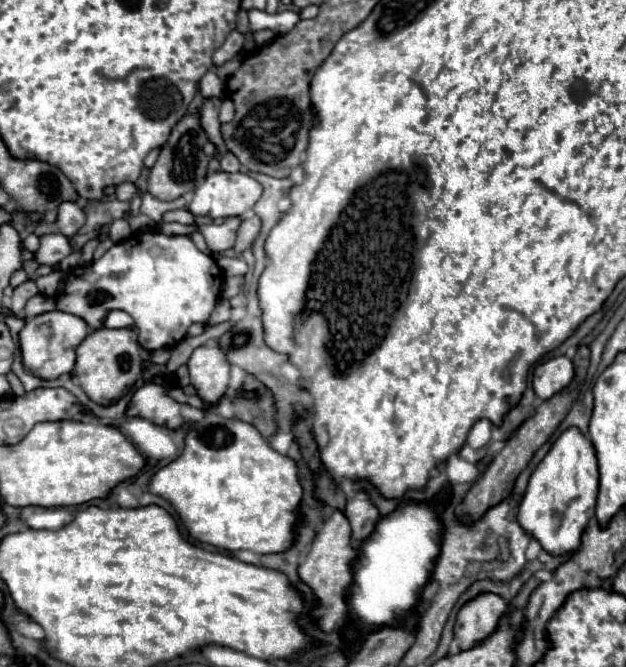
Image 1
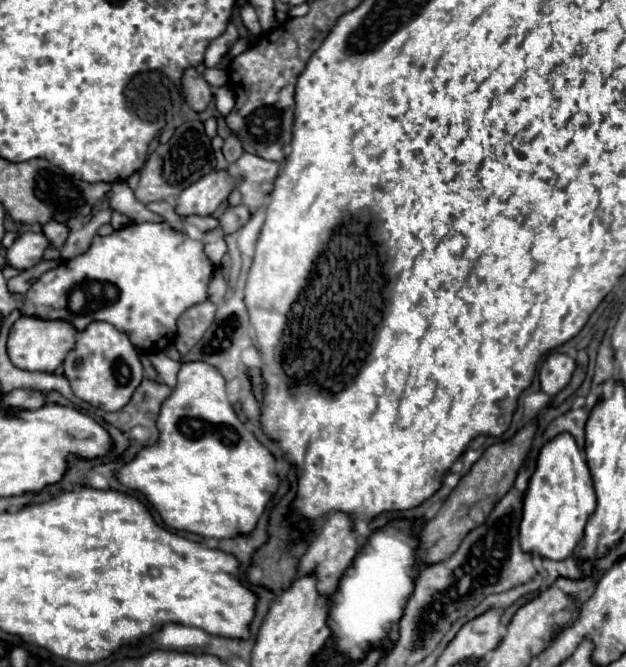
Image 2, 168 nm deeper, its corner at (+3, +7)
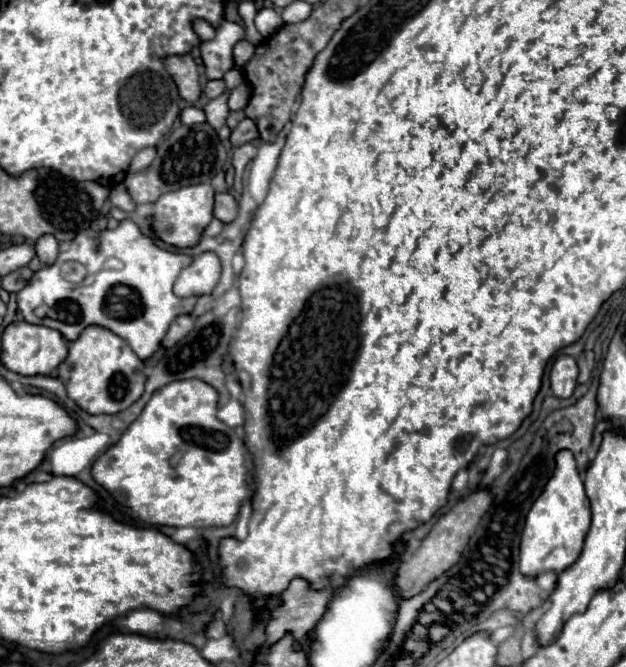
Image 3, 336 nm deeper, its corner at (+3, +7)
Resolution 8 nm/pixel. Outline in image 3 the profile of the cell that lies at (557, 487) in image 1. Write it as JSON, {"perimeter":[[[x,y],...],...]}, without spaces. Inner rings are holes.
{"perimeter":[[[564,451],[556,457],[556,473],[550,477],[544,493],[534,501],[522,541],[520,541],[520,573],[524,577],[538,577],[542,573],[560,575],[580,557],[584,537],[590,529],[590,501],[584,493],[584,483],[576,469],[572,453]]]}

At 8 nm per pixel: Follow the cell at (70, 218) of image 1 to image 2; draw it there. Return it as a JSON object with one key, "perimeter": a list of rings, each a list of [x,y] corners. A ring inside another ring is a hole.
{"perimeter":[[[48,221],[42,231],[44,231],[44,235],[50,239],[52,247],[62,247],[64,241],[66,241],[66,237],[68,237],[68,233],[70,233],[68,225],[58,223],[58,221]]]}

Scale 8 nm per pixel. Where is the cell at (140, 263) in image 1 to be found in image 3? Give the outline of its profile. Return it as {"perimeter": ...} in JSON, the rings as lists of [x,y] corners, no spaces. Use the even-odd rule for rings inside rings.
{"perimeter":[[[130,219],[102,233],[86,229],[76,235],[66,251],[60,251],[54,265],[36,271],[26,287],[16,293],[18,311],[28,323],[56,329],[68,341],[74,341],[88,325],[104,327],[122,337],[138,359],[146,361],[160,347],[170,323],[178,315],[186,315],[194,309],[196,297],[180,299],[172,293],[176,277],[182,267],[190,263],[190,255],[156,247]],[[108,259],[118,259],[122,269],[104,269]],[[88,277],[92,281],[90,285],[86,285]]]}

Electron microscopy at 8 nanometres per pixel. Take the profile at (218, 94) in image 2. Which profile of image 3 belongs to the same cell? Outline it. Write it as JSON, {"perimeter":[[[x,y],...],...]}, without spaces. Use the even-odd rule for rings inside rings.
{"perimeter":[[[244,83],[230,93],[228,107],[230,107],[230,111],[238,111],[238,109],[244,109],[248,105],[248,101],[250,101],[250,87]]]}

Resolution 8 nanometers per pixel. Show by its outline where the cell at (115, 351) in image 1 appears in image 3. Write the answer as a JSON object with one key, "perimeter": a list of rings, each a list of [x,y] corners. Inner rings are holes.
{"perimeter":[[[84,329],[68,347],[68,357],[58,365],[58,379],[66,387],[66,395],[86,413],[120,413],[128,409],[144,393],[144,363],[124,345],[120,337],[108,329]]]}

